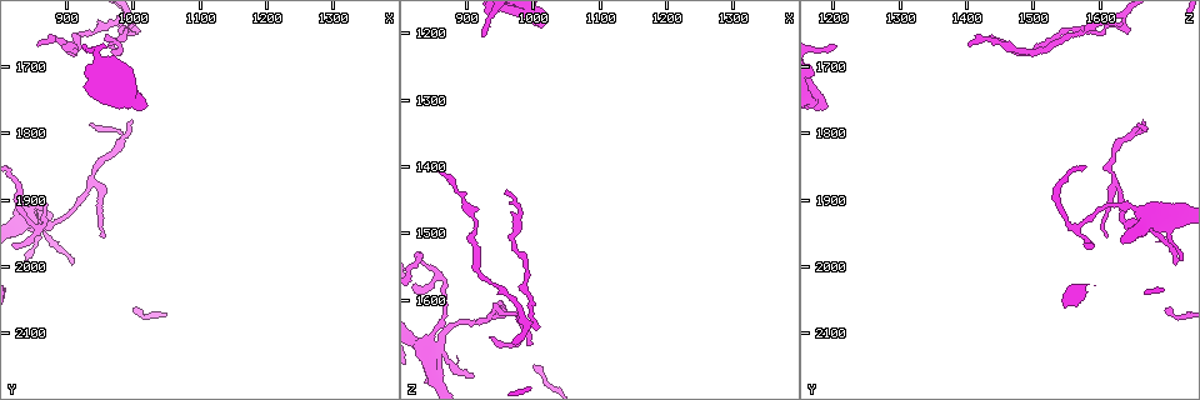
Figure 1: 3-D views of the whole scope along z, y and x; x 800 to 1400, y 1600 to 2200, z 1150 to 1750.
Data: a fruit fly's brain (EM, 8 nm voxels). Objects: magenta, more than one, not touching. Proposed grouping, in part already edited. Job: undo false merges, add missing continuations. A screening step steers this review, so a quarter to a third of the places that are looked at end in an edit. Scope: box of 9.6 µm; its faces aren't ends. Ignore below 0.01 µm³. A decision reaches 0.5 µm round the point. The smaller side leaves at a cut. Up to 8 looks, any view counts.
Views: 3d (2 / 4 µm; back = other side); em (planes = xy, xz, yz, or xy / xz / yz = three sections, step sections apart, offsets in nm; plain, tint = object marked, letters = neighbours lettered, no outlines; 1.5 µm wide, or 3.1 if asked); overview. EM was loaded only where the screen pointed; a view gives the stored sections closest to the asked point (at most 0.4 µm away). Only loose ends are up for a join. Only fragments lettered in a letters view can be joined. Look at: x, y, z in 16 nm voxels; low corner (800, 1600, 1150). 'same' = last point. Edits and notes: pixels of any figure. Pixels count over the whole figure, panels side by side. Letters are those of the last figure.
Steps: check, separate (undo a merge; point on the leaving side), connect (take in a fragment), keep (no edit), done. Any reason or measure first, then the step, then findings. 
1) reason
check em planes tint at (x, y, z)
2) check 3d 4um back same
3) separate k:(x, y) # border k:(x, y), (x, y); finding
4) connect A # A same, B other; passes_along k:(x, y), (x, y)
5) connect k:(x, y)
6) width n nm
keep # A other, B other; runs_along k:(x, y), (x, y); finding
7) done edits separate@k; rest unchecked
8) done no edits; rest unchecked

free end
check 3d 4um at (910, 1995, 1715)

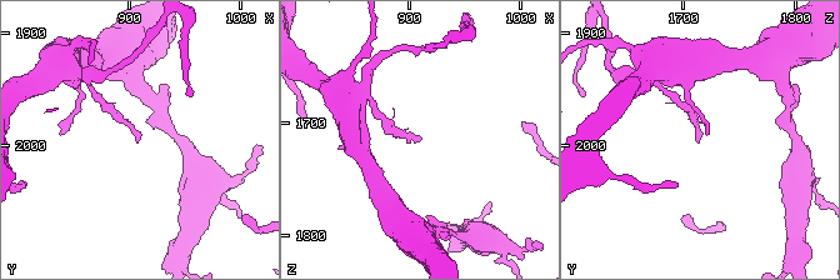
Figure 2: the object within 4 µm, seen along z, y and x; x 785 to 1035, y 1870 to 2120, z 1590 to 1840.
now the EM
check em yz step 4 letters at (910, 1994, 1714)

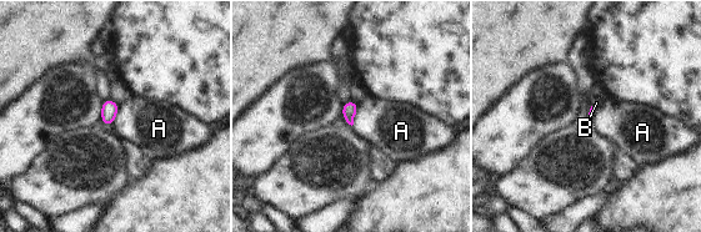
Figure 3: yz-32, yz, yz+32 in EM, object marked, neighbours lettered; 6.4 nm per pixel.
another direction
check em planes letters same

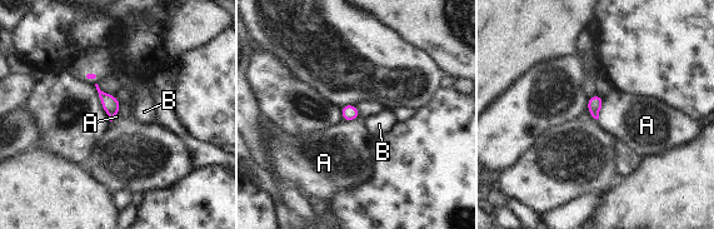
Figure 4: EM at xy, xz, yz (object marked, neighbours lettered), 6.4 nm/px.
width 100 nm
keep # A other, B other; border 4:(604, 99), (597, 119); no lettered fragment goes on from it

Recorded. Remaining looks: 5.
tapers out
check 3d 4um at (955, 1955, 1610)

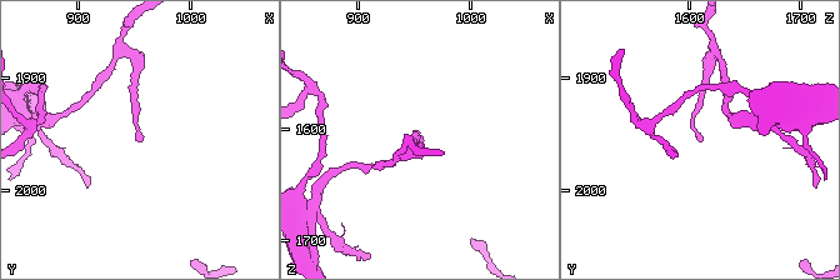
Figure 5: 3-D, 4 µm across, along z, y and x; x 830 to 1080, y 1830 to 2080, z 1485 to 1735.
check em yz step 8 plain at (950, 1958, 1610)

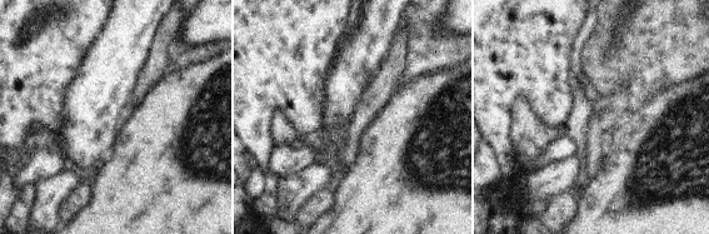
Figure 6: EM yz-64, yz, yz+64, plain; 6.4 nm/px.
see the neighbours
check em yz step 8 letters same

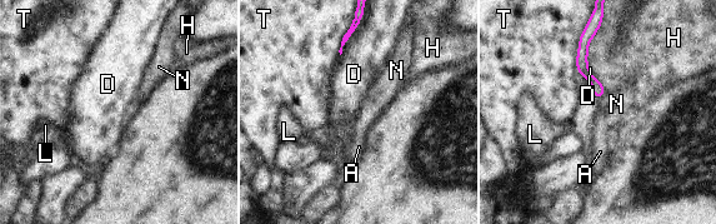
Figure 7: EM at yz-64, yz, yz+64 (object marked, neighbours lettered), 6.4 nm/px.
width 90 nm
keep # A other, D other, H other, L other, N other, T other; runs_along 7:(594, 29), (582, 68), (600, 94); none of them fits

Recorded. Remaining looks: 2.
branch stops here
check em planes letters at (935, 1790, 1660)

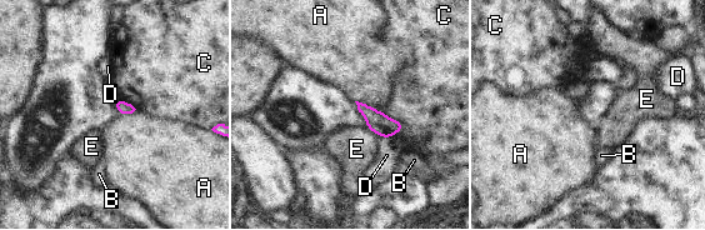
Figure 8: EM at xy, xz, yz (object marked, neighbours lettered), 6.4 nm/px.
keep # A other, B other, C other, D other, E other; border 8:(355, 100), (371, 105), (381, 113); no lettered fragment goes on from it

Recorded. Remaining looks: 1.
done no edits; rest unchecked

